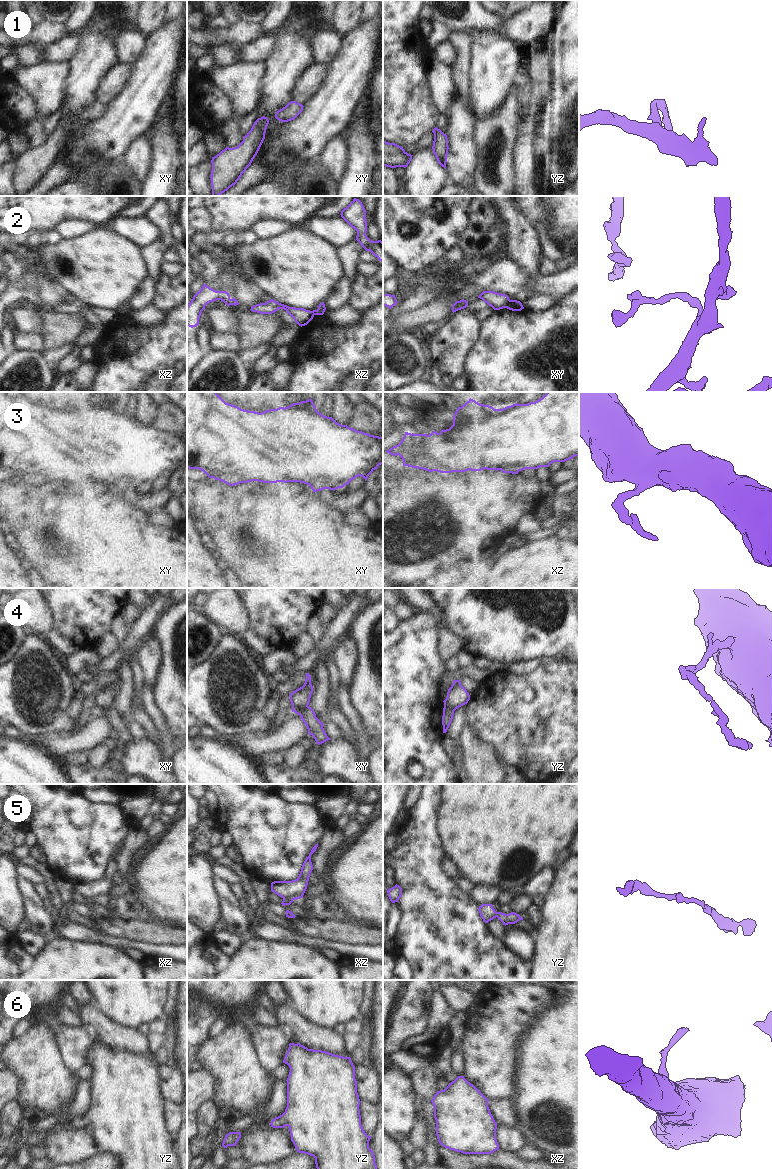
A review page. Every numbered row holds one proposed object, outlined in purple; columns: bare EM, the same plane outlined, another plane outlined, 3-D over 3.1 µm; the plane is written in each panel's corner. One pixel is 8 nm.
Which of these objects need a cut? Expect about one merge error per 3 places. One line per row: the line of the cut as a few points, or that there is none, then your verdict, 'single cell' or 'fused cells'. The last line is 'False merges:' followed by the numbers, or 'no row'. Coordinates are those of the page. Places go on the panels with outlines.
1: no cut | single cell
2: xy (510, 300), (505, 307) | fused cells
3: xz (410, 434), (410, 439), (414, 443), (410, 455), (419, 459) | fused cells
4: xy (307, 705), (295, 712) | fused cells
5: no cut | single cell
6: no cut | single cell
False merges: 2, 3, 4

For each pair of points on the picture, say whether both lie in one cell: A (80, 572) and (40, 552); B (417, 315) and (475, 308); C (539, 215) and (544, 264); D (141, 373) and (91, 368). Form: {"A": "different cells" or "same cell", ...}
{"A": "same cell", "B": "different cells", "C": "different cells", "D": "different cells"}

